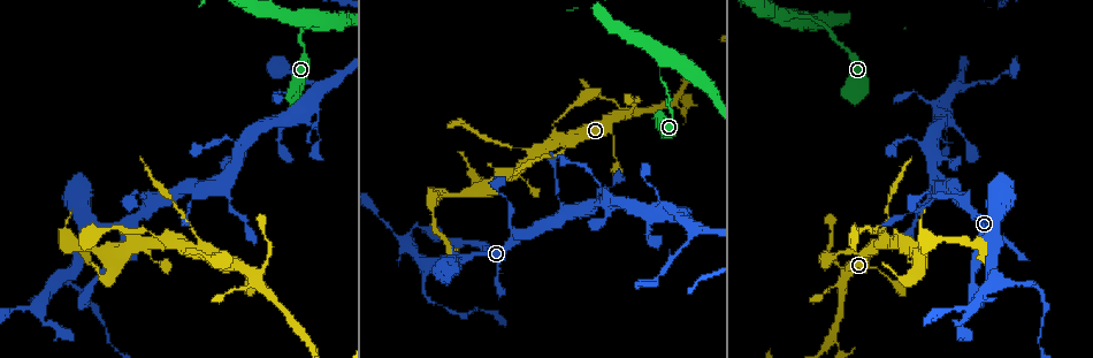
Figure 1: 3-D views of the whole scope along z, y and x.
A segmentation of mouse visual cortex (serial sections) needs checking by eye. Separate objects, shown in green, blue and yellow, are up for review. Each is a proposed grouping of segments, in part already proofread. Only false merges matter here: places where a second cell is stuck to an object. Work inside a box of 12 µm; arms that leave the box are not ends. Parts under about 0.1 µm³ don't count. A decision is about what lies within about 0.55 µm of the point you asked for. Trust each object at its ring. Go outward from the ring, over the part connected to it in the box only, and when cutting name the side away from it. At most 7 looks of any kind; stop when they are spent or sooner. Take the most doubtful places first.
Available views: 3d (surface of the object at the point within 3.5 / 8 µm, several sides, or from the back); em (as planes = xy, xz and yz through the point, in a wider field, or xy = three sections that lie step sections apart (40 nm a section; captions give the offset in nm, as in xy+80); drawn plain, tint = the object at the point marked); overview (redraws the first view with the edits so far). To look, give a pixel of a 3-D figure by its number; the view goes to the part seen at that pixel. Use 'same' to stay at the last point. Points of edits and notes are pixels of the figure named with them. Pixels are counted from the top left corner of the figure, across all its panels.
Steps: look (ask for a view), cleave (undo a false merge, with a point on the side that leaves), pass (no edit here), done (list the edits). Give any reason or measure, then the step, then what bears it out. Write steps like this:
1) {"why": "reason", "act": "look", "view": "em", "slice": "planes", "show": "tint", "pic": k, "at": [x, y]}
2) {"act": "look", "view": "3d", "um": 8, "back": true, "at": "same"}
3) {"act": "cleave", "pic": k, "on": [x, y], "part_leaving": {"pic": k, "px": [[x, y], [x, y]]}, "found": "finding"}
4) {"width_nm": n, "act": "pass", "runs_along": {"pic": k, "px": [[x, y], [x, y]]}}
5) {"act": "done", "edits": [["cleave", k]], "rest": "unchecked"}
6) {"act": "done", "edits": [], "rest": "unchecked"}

{"why": "three arms meet", "act": "look", "view": "3d", "um": 3.5, "pic": 1, "at": [307, 339]}

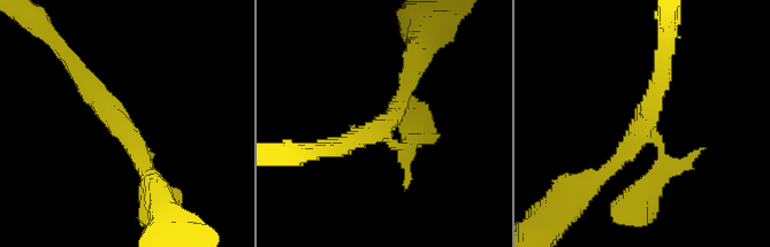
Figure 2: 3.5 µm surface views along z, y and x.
{"act": "look", "view": "em", "slice": "planes", "show": "tint", "pic": 2, "at": [642, 125]}

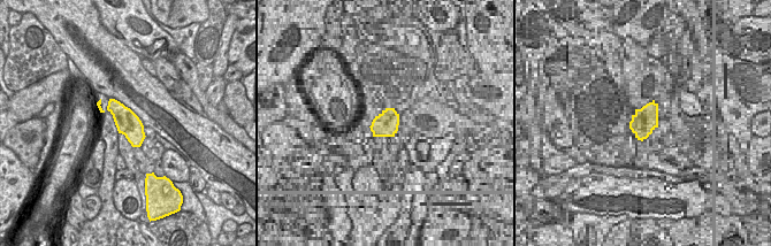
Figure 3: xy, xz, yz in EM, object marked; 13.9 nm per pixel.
{"arm_widths_nm": [150, 200, 250], "act": "pass", "found": "all the same cell"}

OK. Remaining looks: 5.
{"why": "abrupt turn", "act": "look", "view": "3d", "um": 3.5, "back": true, "pic": 1, "at": [663, 61]}

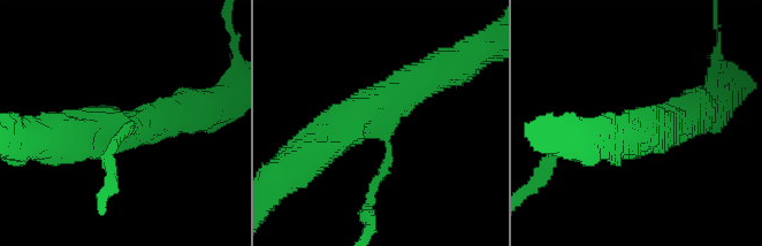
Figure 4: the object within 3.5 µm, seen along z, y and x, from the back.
{"act": "pass", "found": "continuous, no second cell"}

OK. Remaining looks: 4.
{"why": "abrupt turn", "act": "look", "view": "em", "slice": "planes", "show": "tint", "pic": 1, "at": [427, 266]}

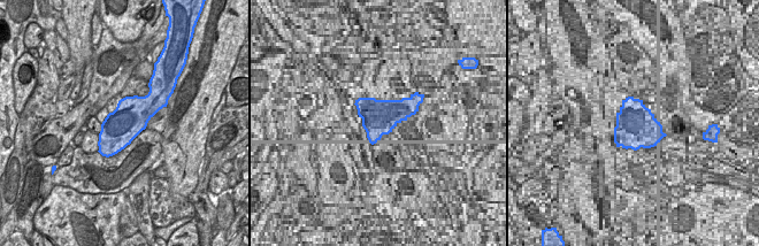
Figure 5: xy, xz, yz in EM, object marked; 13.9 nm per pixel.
{"why": "see where the arms go", "act": "look", "view": "3d", "um": 3.5, "at": "same"}

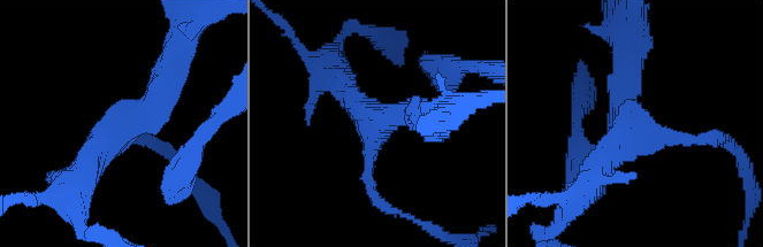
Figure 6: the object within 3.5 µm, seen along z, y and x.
{"arms": 3, "act": "pass", "runs_along": {"pic": 6, "px": [[165, 74], [161, 94], [81, 179]]}, "found": "all the same cell"}

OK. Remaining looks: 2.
{"act": "done", "edits": [], "rest": "unchecked"}

